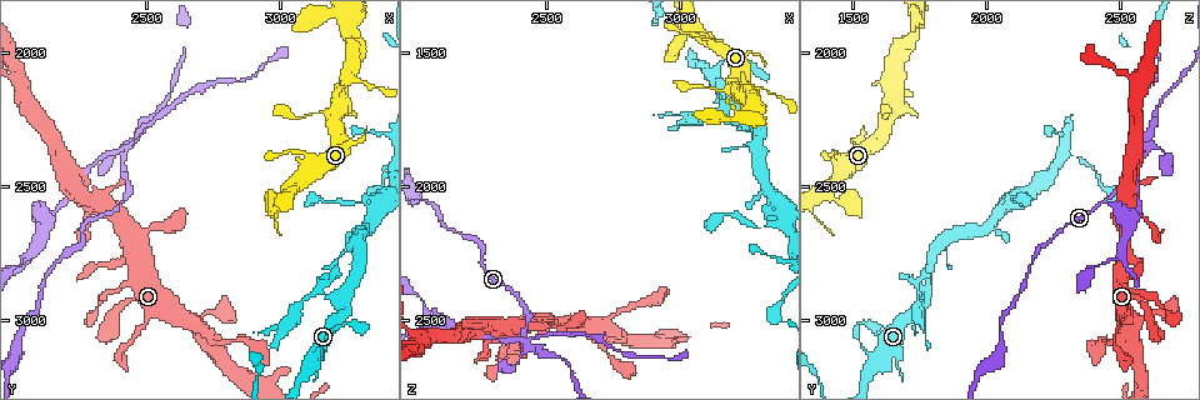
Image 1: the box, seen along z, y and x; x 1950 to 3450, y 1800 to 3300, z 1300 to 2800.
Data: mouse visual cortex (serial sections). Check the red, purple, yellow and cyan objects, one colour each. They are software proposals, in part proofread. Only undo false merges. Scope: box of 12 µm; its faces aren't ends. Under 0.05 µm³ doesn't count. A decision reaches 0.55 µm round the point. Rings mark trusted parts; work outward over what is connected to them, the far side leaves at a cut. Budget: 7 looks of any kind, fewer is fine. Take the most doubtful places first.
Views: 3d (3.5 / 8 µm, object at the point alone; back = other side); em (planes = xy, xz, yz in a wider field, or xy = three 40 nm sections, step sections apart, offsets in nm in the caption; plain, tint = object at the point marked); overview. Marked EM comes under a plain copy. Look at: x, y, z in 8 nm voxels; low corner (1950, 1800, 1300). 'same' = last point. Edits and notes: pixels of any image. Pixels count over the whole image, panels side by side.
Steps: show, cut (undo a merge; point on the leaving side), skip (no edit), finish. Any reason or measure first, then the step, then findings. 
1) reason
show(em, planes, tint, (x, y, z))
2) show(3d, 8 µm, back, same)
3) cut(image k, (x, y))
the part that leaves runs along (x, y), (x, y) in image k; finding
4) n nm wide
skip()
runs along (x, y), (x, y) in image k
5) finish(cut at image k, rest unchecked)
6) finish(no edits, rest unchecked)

arms run side by side
show(em, planes, tint, (2420, 2350, 2600))

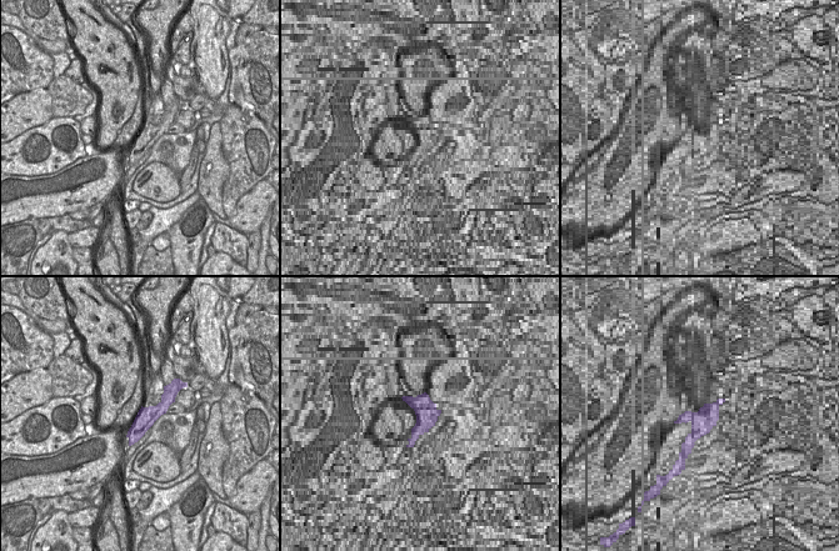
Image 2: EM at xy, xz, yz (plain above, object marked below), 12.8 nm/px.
show(3d, 3.5 µm, same)

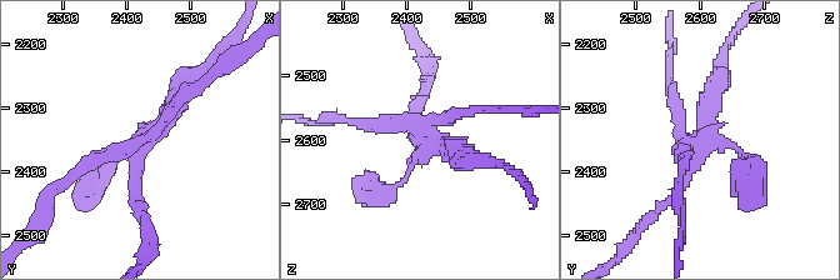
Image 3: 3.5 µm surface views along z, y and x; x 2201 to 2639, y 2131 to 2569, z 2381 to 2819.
cut(image 3, (373, 128))
the part that leaves runs along (420, 131), (405, 121), (324, 121) in image 3; two cells meet here

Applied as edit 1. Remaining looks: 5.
calibre changes
show(3d, 3.5 µm, (3110, 2910, 1750))

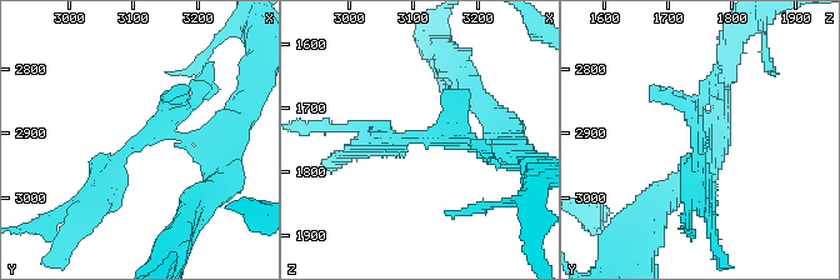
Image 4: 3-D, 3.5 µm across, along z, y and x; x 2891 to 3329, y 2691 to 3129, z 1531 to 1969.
cut(image 4, (453, 119))
the part that leaves runs along (455, 141), (443, 135), (378, 141) in image 4; a second cell is stuck on

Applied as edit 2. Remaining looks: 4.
show(overview)

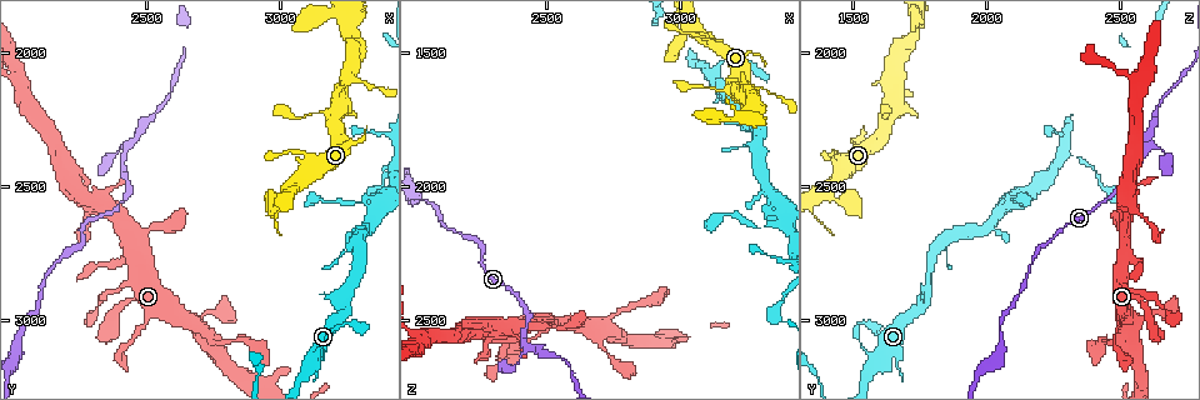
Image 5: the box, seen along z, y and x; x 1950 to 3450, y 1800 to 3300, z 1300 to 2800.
thin neck
show(3d, 3.5 µm, back, (3090, 2230, 1640))

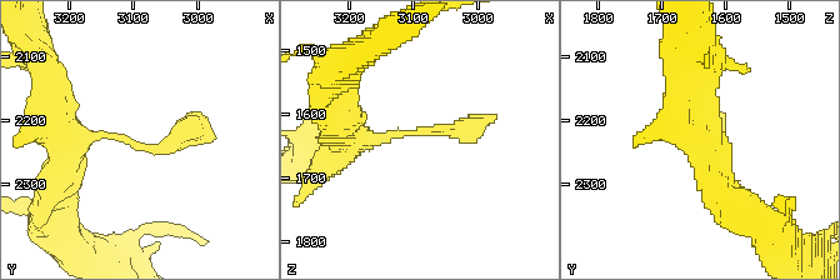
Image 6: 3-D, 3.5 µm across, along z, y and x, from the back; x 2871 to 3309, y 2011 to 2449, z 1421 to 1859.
need the tissue
show(em, xy, step 3, tint, (3100, 2235, 1635))

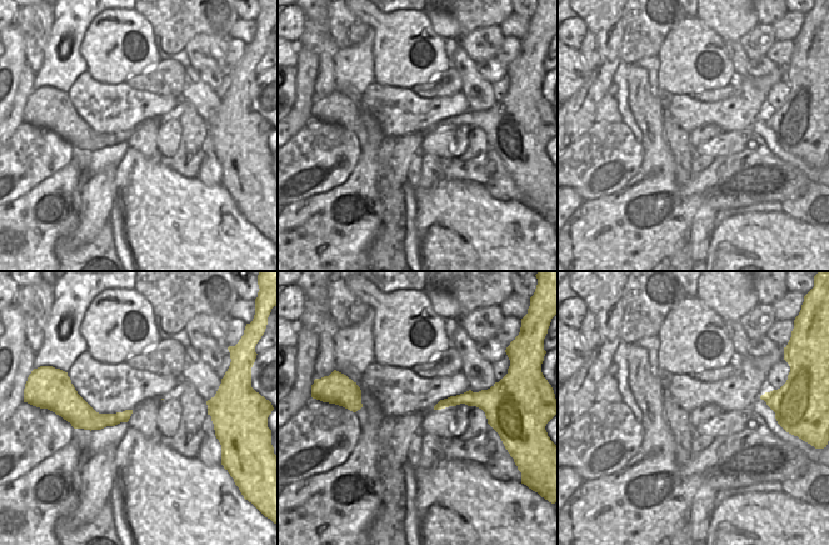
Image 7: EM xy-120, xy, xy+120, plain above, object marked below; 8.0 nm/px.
cut it another way
show(em, xy, step 1, tint, same)

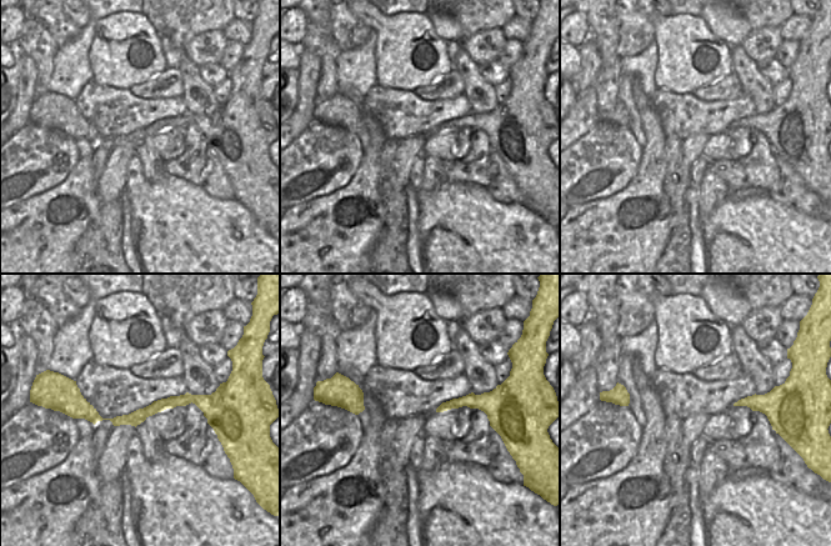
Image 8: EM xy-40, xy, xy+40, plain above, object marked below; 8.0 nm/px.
skip()
runs along (65, 154), (88, 135), (138, 146), (206, 135) in image 6; all the same cell

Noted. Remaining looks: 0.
finish(cut at image 3, cut at image 4, rest unchecked)

